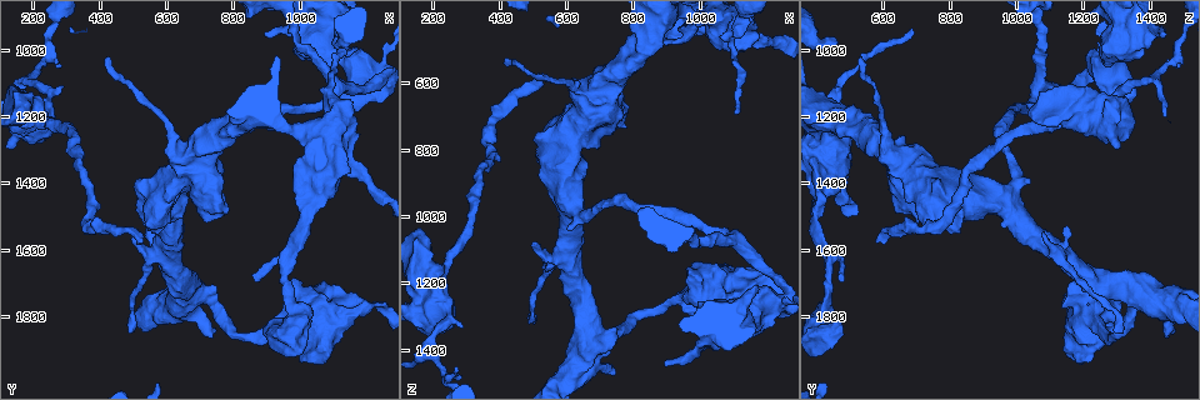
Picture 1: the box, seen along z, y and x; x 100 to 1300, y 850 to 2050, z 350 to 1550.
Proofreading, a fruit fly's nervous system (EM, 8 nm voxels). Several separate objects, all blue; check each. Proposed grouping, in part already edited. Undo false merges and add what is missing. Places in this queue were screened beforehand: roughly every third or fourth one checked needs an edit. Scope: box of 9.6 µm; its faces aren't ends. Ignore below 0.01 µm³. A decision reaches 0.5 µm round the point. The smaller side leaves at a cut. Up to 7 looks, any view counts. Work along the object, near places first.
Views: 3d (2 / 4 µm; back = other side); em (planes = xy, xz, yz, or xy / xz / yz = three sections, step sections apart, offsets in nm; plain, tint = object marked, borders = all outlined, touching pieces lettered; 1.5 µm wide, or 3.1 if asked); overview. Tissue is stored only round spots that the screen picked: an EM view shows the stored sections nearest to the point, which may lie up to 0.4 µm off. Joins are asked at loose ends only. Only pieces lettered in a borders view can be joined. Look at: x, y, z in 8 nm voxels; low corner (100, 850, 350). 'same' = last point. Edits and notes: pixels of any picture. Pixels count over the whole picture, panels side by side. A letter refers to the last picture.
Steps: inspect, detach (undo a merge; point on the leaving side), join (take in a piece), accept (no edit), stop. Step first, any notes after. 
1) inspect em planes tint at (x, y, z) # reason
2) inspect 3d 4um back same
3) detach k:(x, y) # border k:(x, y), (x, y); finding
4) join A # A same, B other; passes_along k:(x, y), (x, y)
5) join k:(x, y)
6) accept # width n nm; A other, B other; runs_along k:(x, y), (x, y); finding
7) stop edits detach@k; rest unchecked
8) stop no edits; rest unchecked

inspect em planes plain at (540, 1670, 1170) # thick turns thin

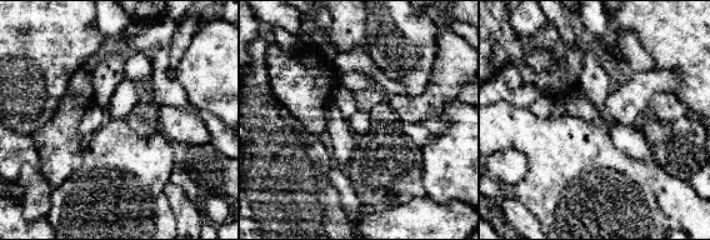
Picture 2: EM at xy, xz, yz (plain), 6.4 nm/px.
inspect em planes tint same

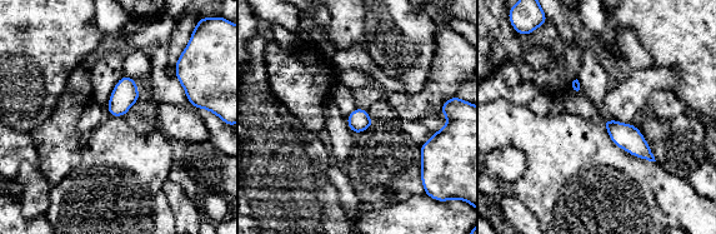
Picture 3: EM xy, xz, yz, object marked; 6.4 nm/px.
inspect em planes borders same # what lies round it

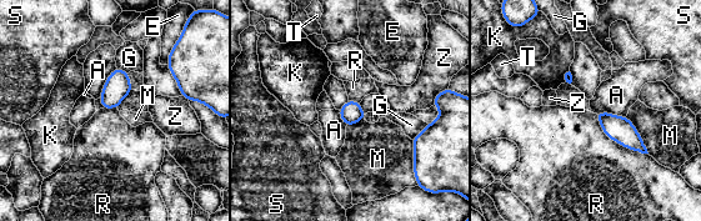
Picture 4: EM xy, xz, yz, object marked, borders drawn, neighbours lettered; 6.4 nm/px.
accept # width 140 nm; A other, E other, G other, K other, M other, R other, S other, T other, Z other; border 4:(594, 114), (609, 137), (647, 154); all the same neuron

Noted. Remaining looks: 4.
inspect 3d 4um at (230, 1220, 1160) # sudden change in width

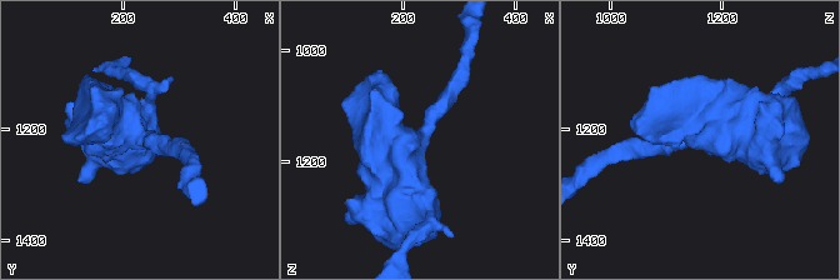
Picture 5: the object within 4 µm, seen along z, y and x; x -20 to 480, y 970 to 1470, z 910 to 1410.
inspect em planes plain at (230, 1215, 1155)

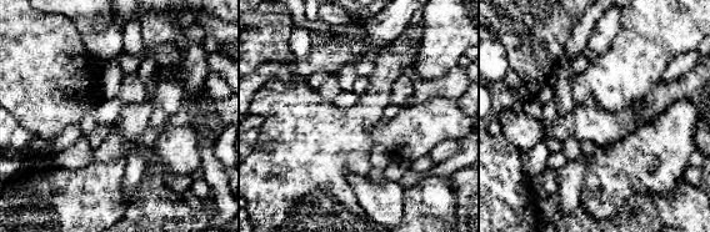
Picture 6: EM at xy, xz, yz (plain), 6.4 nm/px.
inspect em planes borders same # see the neighbours

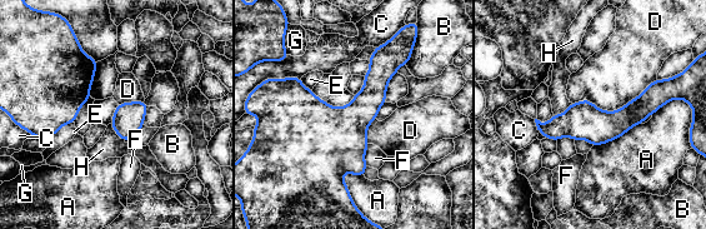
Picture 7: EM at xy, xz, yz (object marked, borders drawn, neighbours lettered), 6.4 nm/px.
accept # longest_contact D 600 nm; A other, B other, C other, D other, E other, F other, G other, H other; runs_along 7:(662, 89), (615, 124), (540, 127); one neuron here

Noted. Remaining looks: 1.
inspect em planes borders at (730, 1860, 1440)

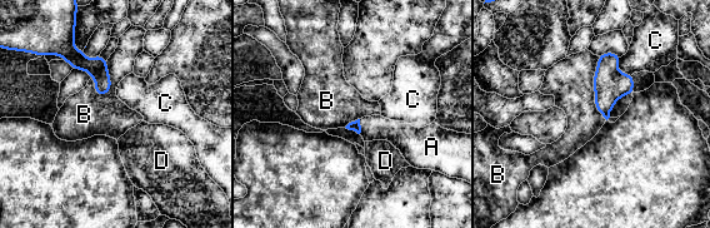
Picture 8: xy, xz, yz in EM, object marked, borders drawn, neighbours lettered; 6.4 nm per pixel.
join A # A same, B other, C other, D other; passes_along 8:(355, 125), (360, 127), (373, 128); the neuron continues

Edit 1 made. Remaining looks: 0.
stop edits join@8; rest unchecked

